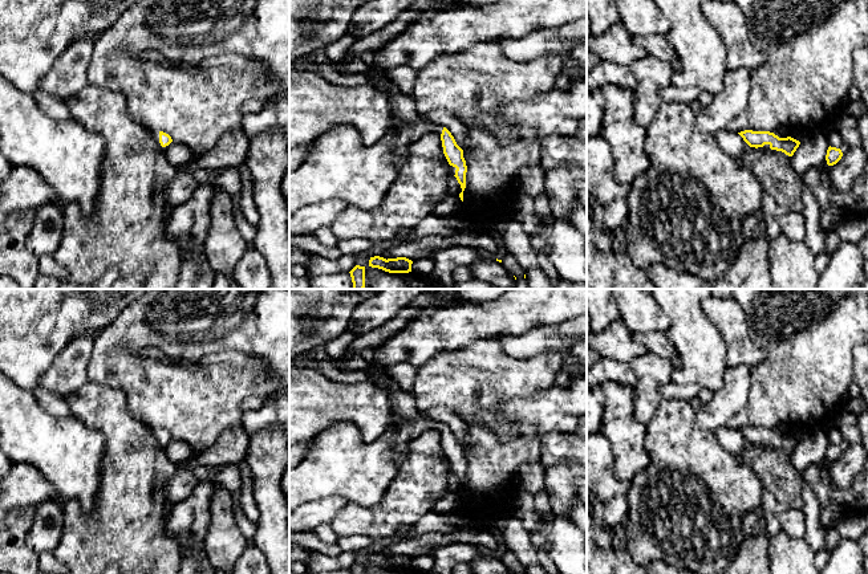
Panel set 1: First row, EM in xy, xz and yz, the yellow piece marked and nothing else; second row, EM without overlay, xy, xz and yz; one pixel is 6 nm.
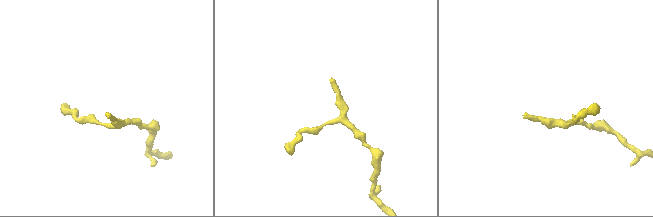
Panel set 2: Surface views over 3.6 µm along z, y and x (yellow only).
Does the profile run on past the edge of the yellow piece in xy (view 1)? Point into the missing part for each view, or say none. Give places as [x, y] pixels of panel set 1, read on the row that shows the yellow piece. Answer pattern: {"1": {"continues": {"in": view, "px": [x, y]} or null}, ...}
{"1": {"continues": {"in": "xy", "px": [155, 134]}}}

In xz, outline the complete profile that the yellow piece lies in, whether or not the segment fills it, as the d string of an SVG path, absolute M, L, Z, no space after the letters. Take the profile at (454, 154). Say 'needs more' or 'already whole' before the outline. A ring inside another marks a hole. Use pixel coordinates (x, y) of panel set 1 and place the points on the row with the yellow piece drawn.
needs more; M393 117L388 134L370 146L364 143L358 130L352 125L334 125L307 144L309 150L304 162L289 171L289 216L303 208L332 199L340 199L348 205L361 209L376 209L397 178L407 155L407 146L426 133L441 135L443 154L450 164L451 175L461 184L459 198L463 201L467 166L463 150L457 144L451 133L434 122L403 122Z

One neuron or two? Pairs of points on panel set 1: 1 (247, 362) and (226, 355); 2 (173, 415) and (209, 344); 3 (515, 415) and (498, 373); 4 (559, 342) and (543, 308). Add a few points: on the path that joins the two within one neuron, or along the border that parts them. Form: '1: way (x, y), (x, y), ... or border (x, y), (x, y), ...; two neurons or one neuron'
1: way (242, 361), (231, 358); one neuron
2: way (151, 389), (151, 367), (167, 362), (182, 347); one neuron
3: border (539, 391), (510, 398), (493, 410), (479, 411); two neurons
4: border (572, 317), (556, 324), (535, 325), (520, 336); two neurons

